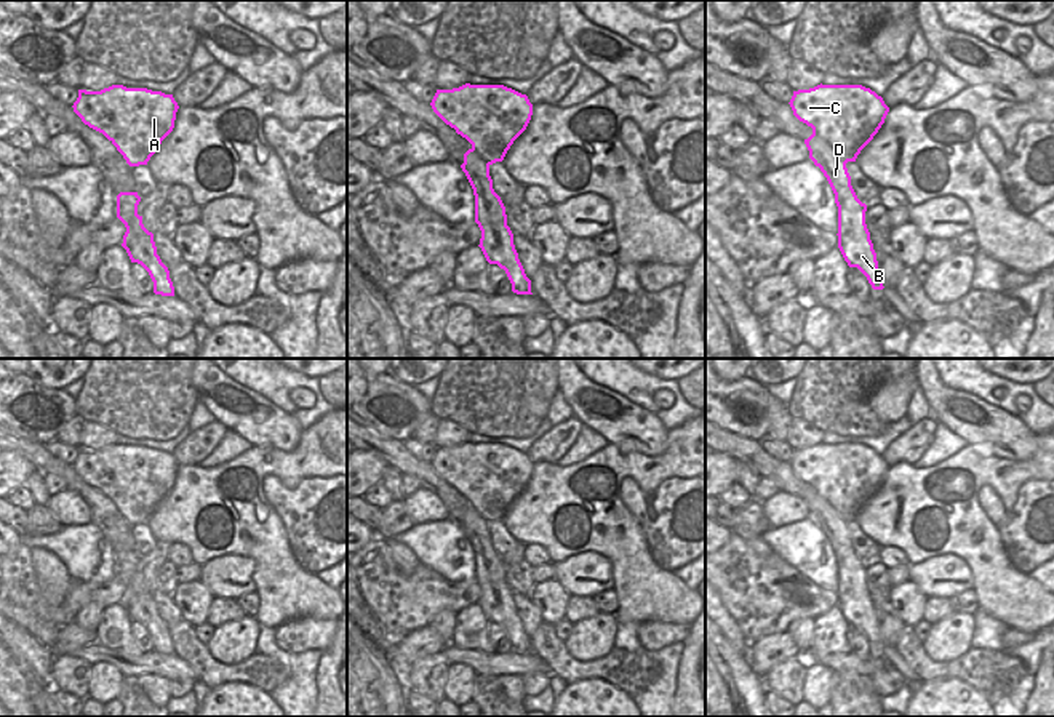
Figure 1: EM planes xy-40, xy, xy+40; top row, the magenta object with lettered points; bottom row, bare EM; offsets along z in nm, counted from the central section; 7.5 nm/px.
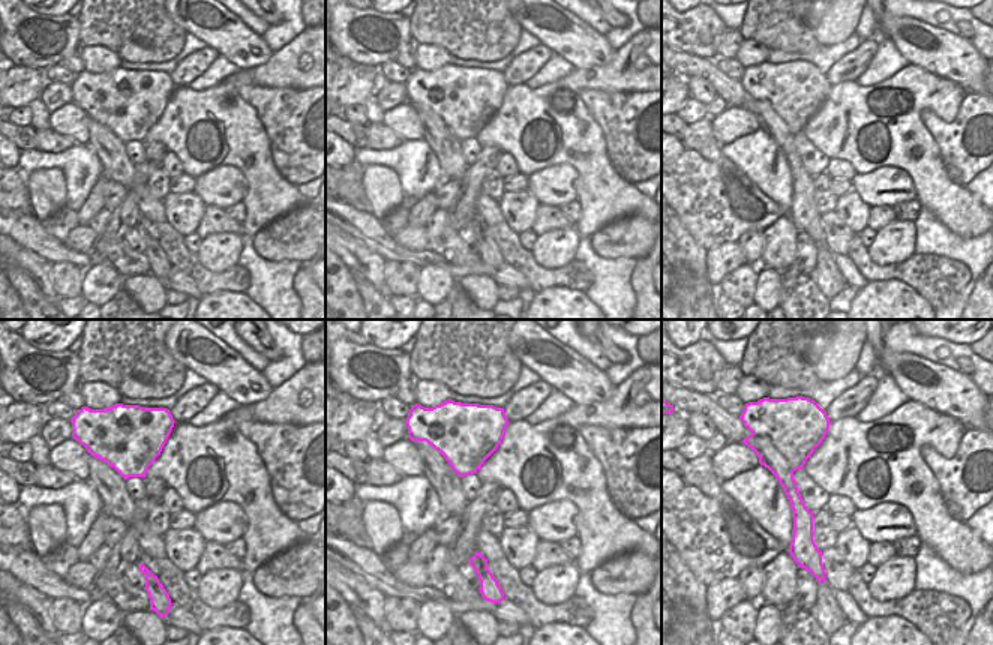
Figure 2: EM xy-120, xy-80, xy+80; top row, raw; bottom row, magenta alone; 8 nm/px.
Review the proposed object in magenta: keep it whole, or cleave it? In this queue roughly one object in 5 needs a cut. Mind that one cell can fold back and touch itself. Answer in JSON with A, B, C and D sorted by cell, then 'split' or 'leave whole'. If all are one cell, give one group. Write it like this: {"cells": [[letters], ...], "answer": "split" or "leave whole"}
{"cells": [["A", "C"], ["B", "D"]], "answer": "split"}

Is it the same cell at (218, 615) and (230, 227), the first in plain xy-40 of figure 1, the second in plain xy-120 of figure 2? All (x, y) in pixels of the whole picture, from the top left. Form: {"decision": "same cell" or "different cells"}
{"decision": "same cell"}

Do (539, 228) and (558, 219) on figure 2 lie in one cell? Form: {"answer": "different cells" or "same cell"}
{"answer": "same cell"}

